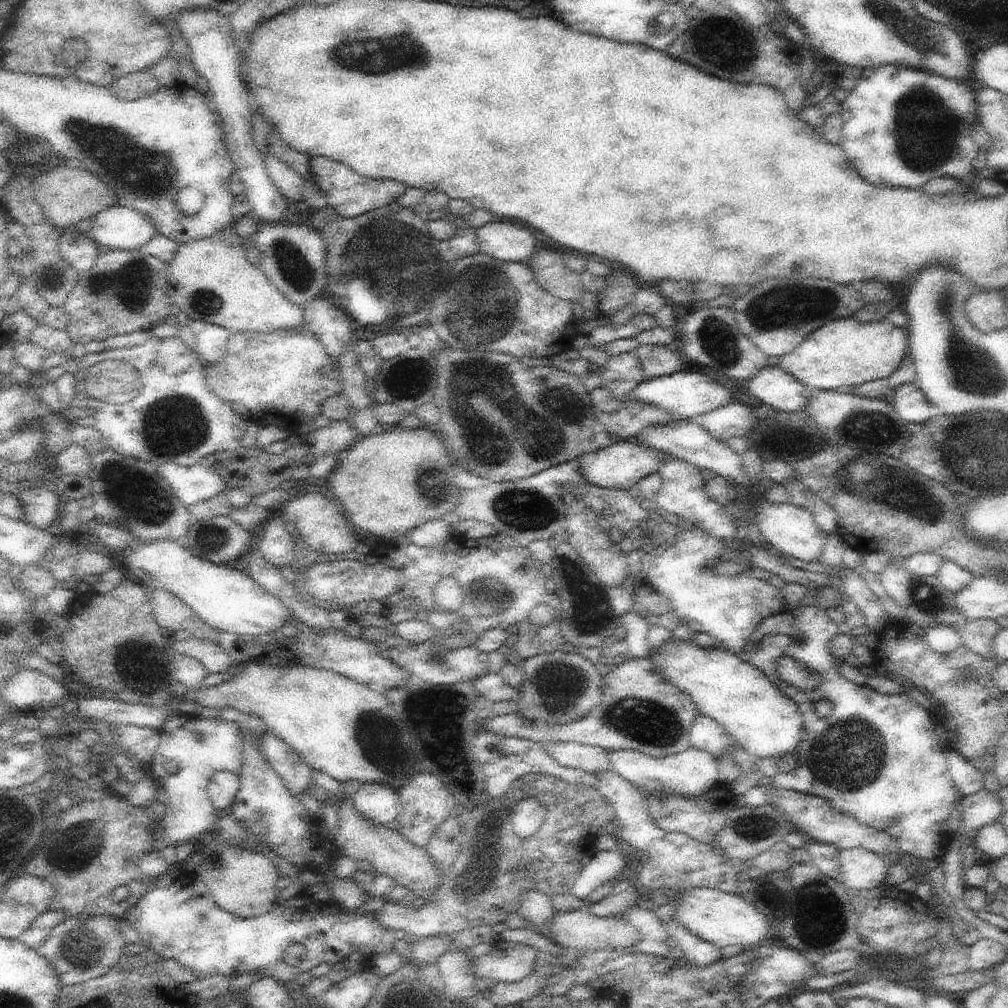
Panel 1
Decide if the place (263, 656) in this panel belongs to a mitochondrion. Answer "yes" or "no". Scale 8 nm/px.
no

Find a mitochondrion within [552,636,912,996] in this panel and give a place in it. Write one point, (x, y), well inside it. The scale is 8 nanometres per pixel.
(852, 747)

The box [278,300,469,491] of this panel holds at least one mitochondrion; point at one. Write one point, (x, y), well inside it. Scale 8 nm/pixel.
(405, 379)

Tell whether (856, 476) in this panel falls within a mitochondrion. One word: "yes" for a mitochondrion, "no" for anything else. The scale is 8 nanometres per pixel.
yes

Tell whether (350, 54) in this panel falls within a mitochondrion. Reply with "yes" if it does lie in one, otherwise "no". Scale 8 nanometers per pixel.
yes

